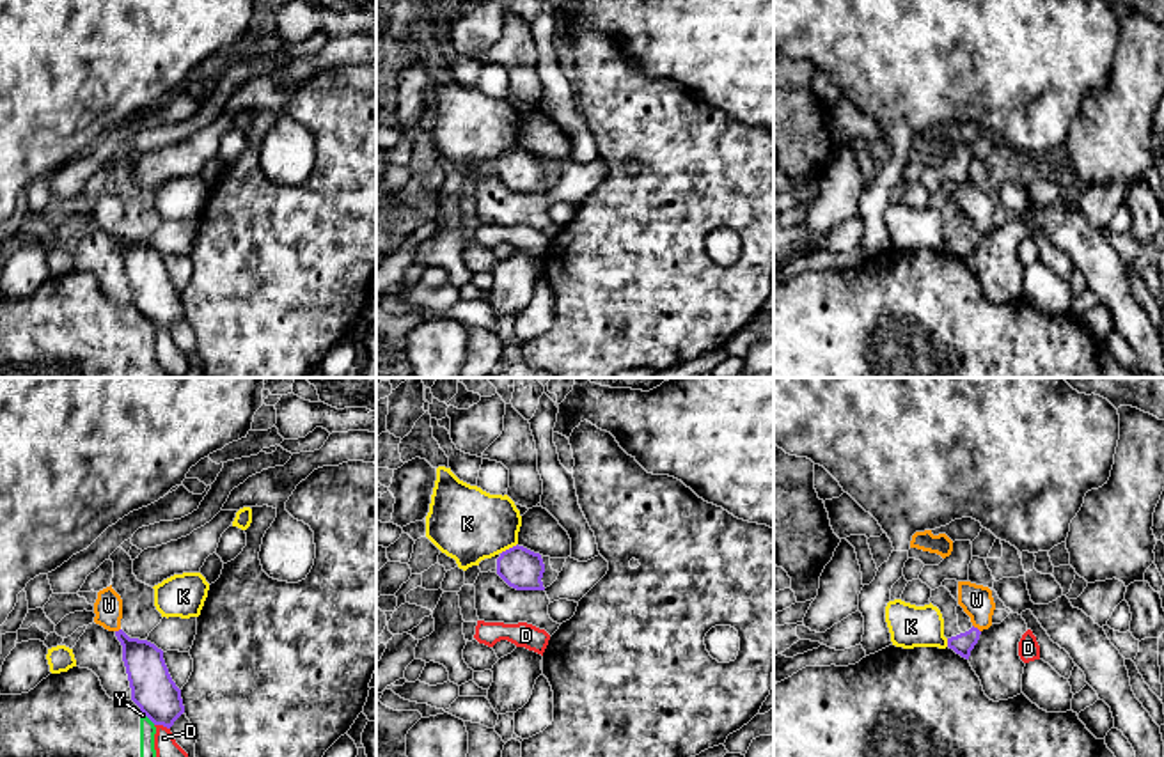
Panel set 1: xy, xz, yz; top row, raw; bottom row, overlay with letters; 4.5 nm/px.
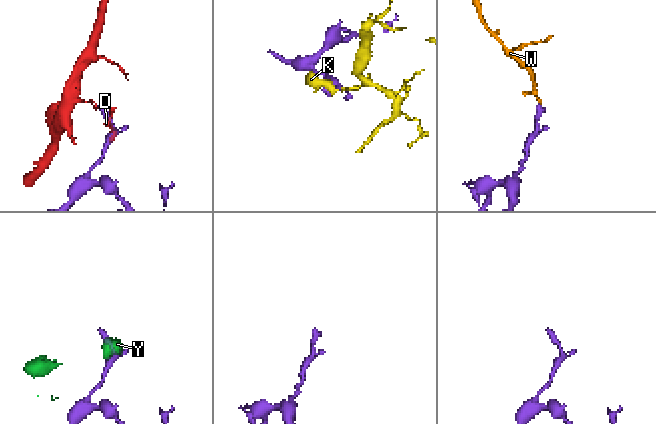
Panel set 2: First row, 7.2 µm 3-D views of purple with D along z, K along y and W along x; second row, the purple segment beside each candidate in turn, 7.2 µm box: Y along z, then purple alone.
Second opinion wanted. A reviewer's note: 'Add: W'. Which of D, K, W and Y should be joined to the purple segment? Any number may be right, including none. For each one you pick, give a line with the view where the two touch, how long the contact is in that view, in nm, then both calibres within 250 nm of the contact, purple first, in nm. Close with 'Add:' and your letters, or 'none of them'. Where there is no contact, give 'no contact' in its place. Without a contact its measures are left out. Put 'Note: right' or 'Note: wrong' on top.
Note: right
W: yz | 50 nm | 100/140 nm
Add: W

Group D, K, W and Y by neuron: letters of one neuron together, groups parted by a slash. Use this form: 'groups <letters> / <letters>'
groups D / K / W / Y

